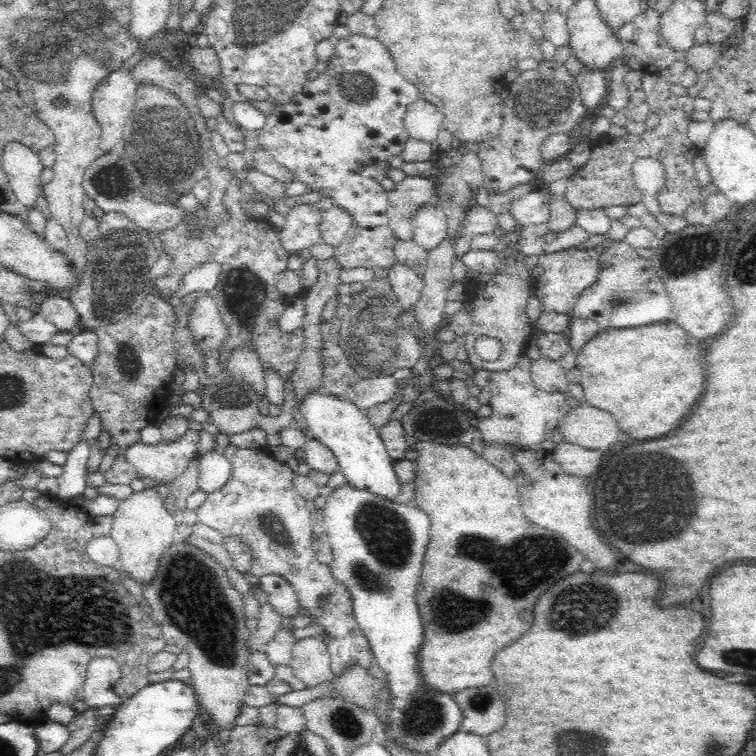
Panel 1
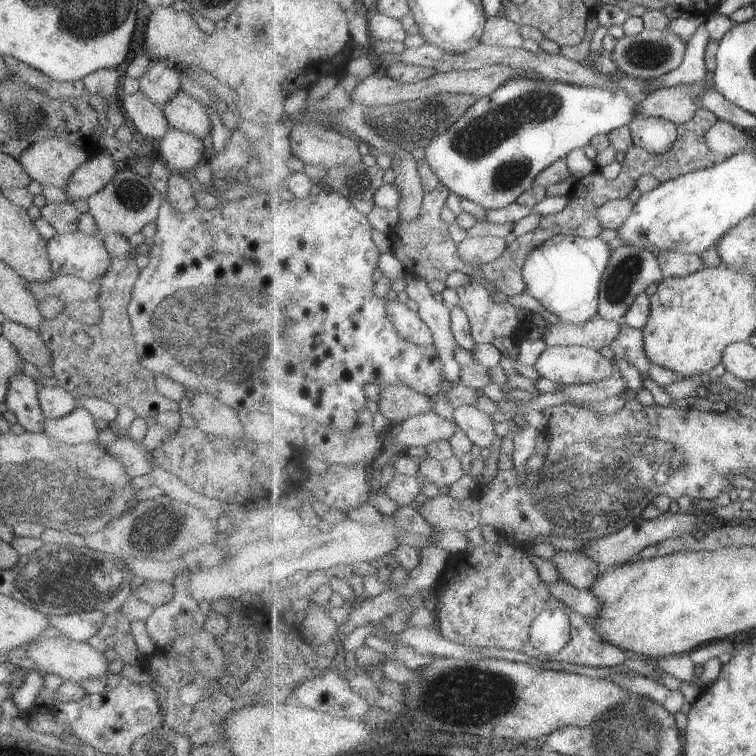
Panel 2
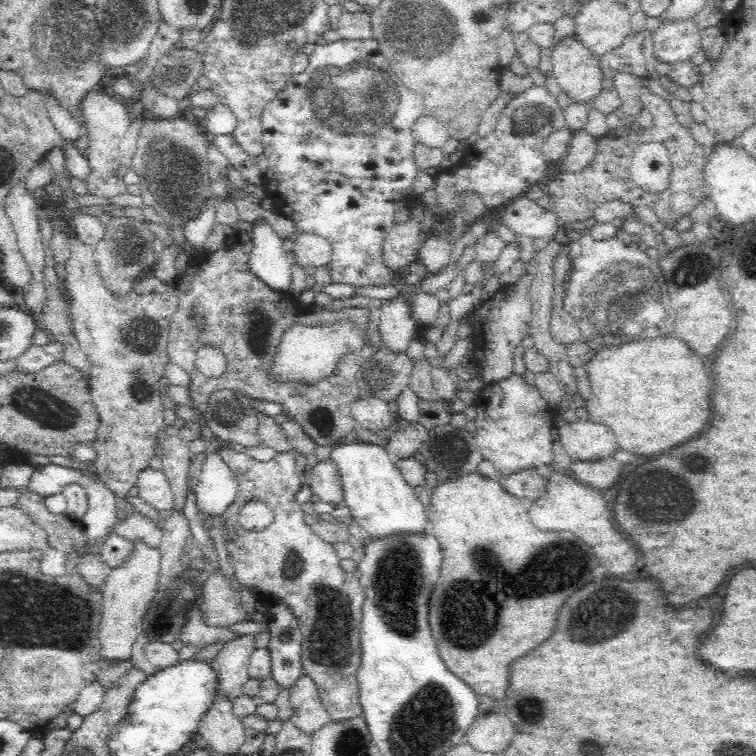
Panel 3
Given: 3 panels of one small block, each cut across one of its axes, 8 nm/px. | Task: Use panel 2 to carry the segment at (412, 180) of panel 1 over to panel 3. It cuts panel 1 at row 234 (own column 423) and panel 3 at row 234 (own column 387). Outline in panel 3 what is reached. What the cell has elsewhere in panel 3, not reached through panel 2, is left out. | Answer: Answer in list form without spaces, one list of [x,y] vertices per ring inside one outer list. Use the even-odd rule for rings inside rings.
[[[411,214],[408,221],[396,224],[383,238],[382,259],[394,278],[402,278],[407,266],[417,262],[422,244],[420,222]]]

